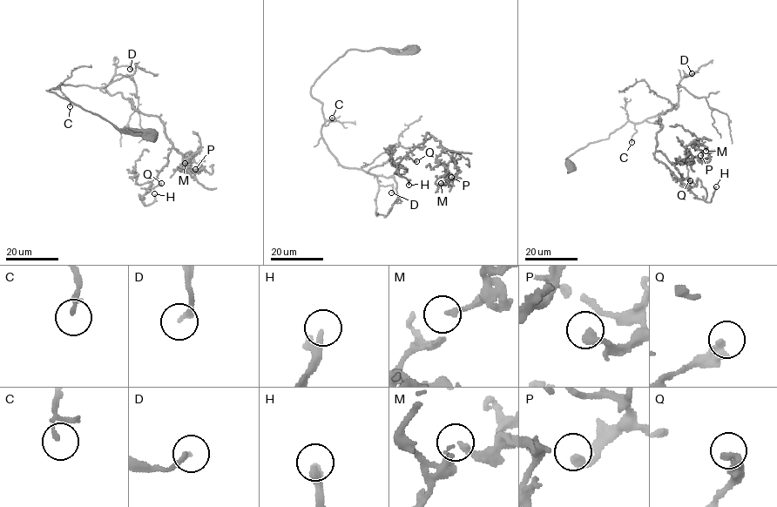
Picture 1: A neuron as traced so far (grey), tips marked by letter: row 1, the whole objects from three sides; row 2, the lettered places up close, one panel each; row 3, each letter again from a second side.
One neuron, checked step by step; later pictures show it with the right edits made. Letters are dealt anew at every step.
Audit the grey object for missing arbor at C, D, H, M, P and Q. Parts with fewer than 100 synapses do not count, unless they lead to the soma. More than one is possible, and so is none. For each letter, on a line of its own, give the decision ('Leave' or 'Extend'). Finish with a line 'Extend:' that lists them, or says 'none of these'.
C: Leave
D: Leave
H: Extend
M: Leave
P: Leave
Q: Leave
Extend: H

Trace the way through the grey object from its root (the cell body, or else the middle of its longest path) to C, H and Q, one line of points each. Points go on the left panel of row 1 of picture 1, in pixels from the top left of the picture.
C: (151, 135), (147, 131), (118, 129), (46, 90), (59, 88), (62, 83), (60, 90), (70, 106)
H: (151, 135), (118, 129), (46, 90), (62, 83), (103, 87), (157, 116), (172, 148), (145, 206), (154, 193)
Q: (151, 135), (118, 129), (46, 90), (62, 83), (103, 87), (157, 116), (172, 145), (150, 186), (161, 183)

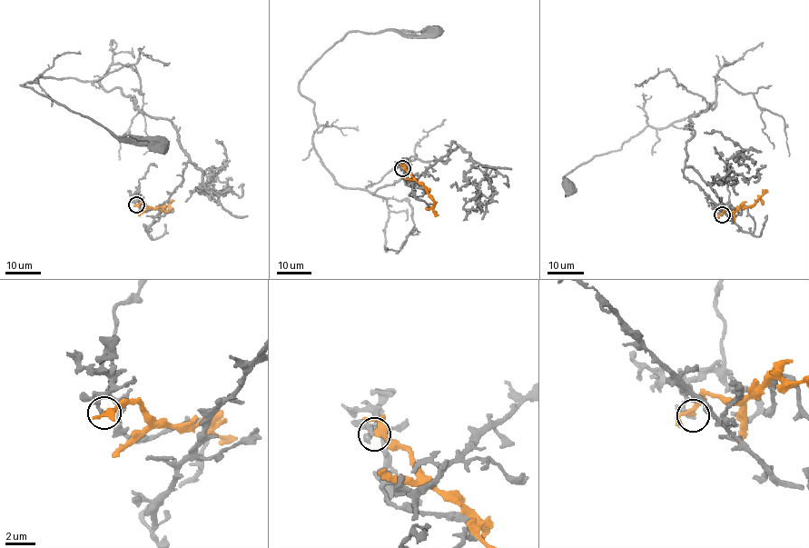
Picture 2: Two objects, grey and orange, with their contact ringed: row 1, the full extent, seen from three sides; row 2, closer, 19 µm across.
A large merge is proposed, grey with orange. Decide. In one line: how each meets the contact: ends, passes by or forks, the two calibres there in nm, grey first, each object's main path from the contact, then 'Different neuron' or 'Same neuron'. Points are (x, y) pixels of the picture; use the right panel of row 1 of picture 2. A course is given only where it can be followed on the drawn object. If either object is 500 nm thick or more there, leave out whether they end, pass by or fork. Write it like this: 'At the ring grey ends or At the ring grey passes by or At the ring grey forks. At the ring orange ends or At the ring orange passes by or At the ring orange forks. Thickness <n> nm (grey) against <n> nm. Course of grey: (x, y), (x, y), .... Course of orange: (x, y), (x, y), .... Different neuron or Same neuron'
At the ring grey passes by. At the ring orange passes by. Thickness 190 nm (grey) against 280 nm. Course of grey: (722, 215), (744, 206), (754, 232), (684, 174), (685, 126), (714, 102), (645, 126), (564, 175), (571, 186). Course of orange: (722, 215), (725, 210), (731, 211), (753, 205), (765, 189). Different neuron

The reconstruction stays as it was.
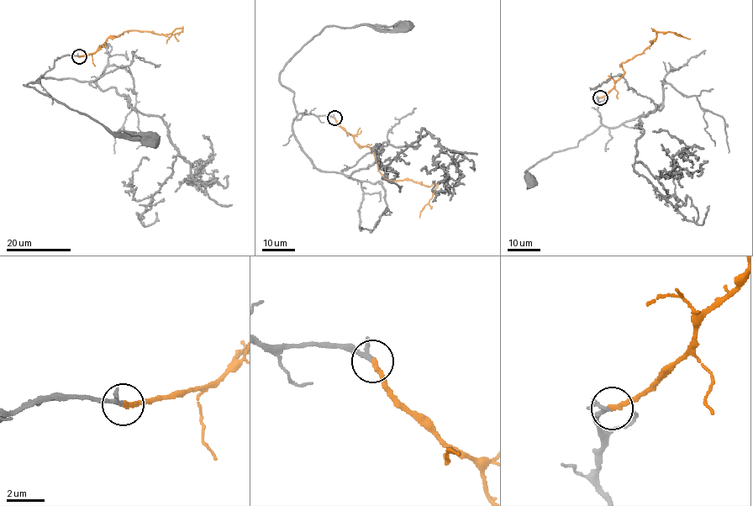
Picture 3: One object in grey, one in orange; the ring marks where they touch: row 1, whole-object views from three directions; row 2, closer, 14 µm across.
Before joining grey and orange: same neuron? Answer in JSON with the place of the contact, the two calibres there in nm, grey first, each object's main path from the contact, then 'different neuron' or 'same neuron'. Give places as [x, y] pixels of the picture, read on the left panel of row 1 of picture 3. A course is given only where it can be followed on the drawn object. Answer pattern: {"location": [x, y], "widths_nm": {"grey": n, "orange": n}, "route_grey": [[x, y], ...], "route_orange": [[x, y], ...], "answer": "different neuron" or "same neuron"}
{"location": [79, 56], "widths_nm": {"grey": 180, "orange": 260}, "route_grey": [[78, 56], [63, 55], [40, 76], [39, 82], [23, 84], [90, 116], [113, 132], [145, 134], [151, 139]], "route_orange": [[78, 56], [92, 53], [112, 36], [131, 30], [167, 34], [180, 28], [182, 31], [171, 35], [166, 44]], "answer": "same neuron"}

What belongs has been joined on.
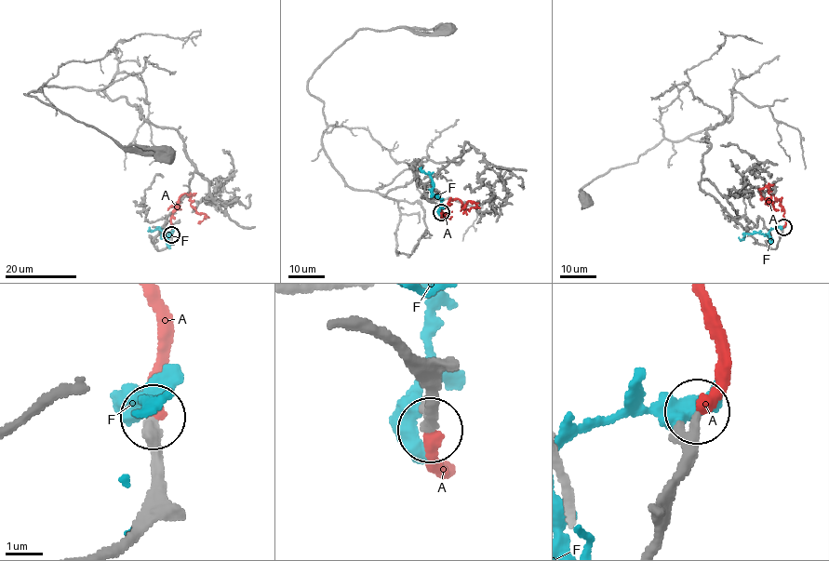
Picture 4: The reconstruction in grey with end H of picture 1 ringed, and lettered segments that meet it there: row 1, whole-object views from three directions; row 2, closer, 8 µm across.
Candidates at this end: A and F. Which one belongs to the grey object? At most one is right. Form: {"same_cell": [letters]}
{"same_cell": ["A"]}

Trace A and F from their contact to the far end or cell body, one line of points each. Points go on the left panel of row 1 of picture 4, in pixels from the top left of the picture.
A: (171, 234), (174, 207), (170, 206), (185, 193), (190, 194), (196, 211), (203, 214), (197, 223)
F: (170, 234), (170, 233), (167, 235), (162, 233), (161, 229), (150, 231), (150, 228)

